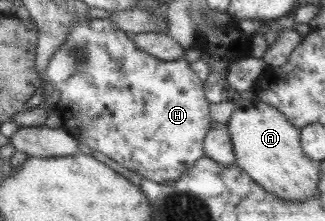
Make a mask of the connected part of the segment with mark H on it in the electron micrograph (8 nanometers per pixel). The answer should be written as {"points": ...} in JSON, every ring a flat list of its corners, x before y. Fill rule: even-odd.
{"points":[[91,18,88,21,83,21,83,23,78,21,70,28,64,43,59,45,56,53,52,54,45,72,53,85,52,89,58,89,60,92,60,100,55,108,63,119,63,127,66,128,66,131,71,133,80,143,84,143,84,145,87,145,92,150,105,153,106,156,117,161,122,167,139,173,143,178,160,184,177,181,188,169,193,167,195,161,198,161,205,155,203,148,204,140,206,134,210,131,210,122,213,120,210,117,211,103,206,99,204,82,196,76,192,66,184,57,174,61,162,61,138,48,131,35,122,29,118,29,115,23,112,23,109,19]]}

